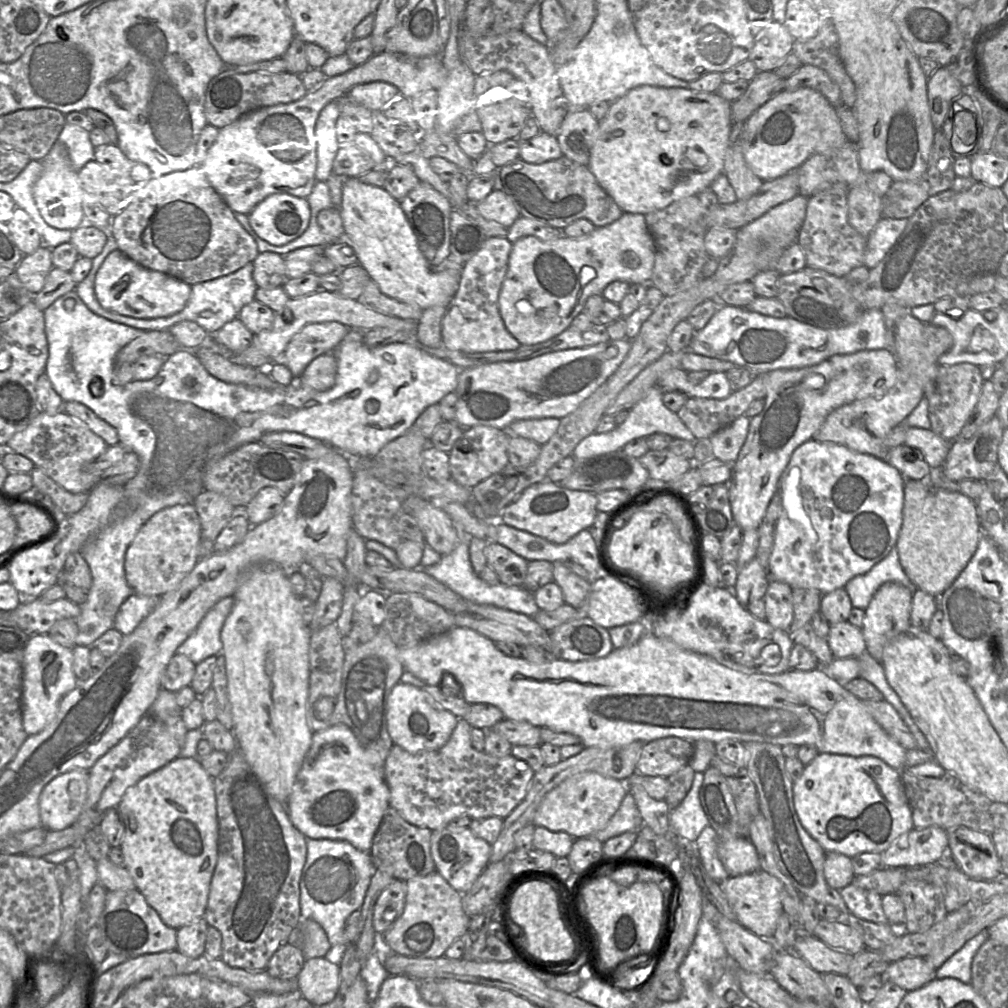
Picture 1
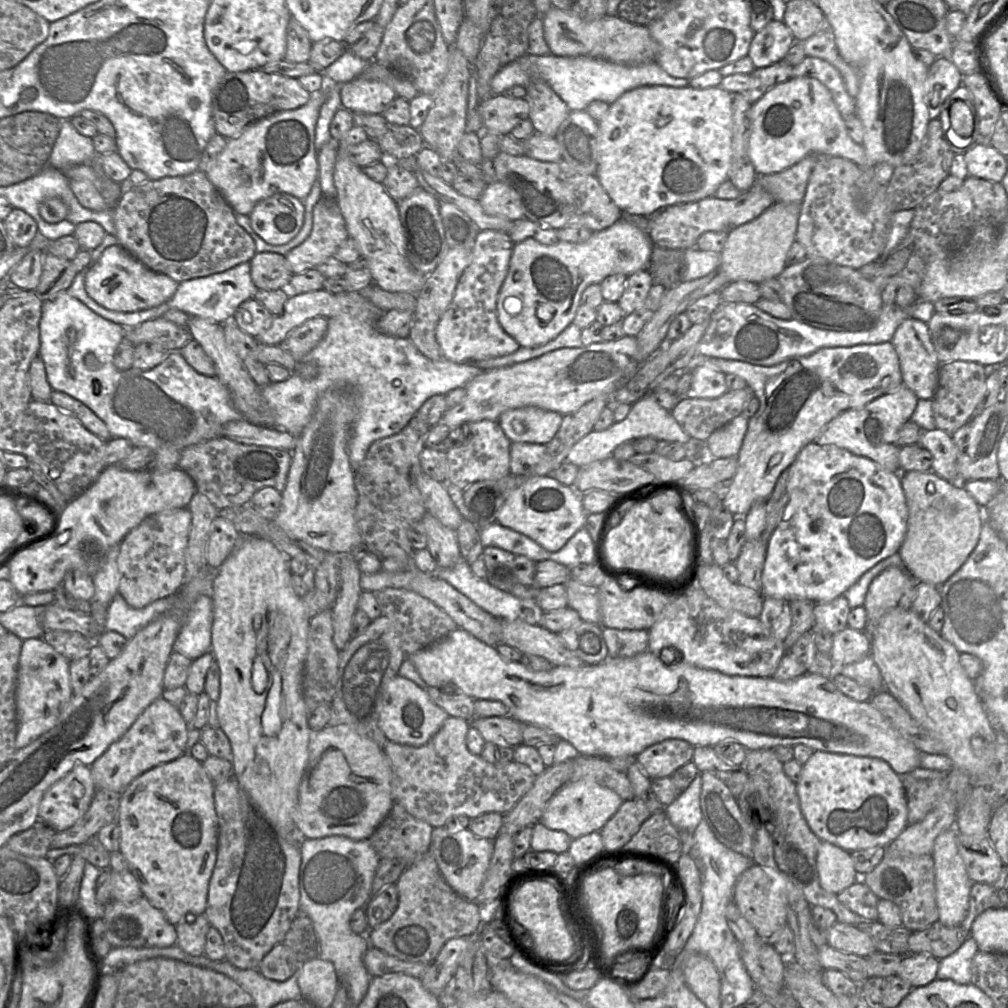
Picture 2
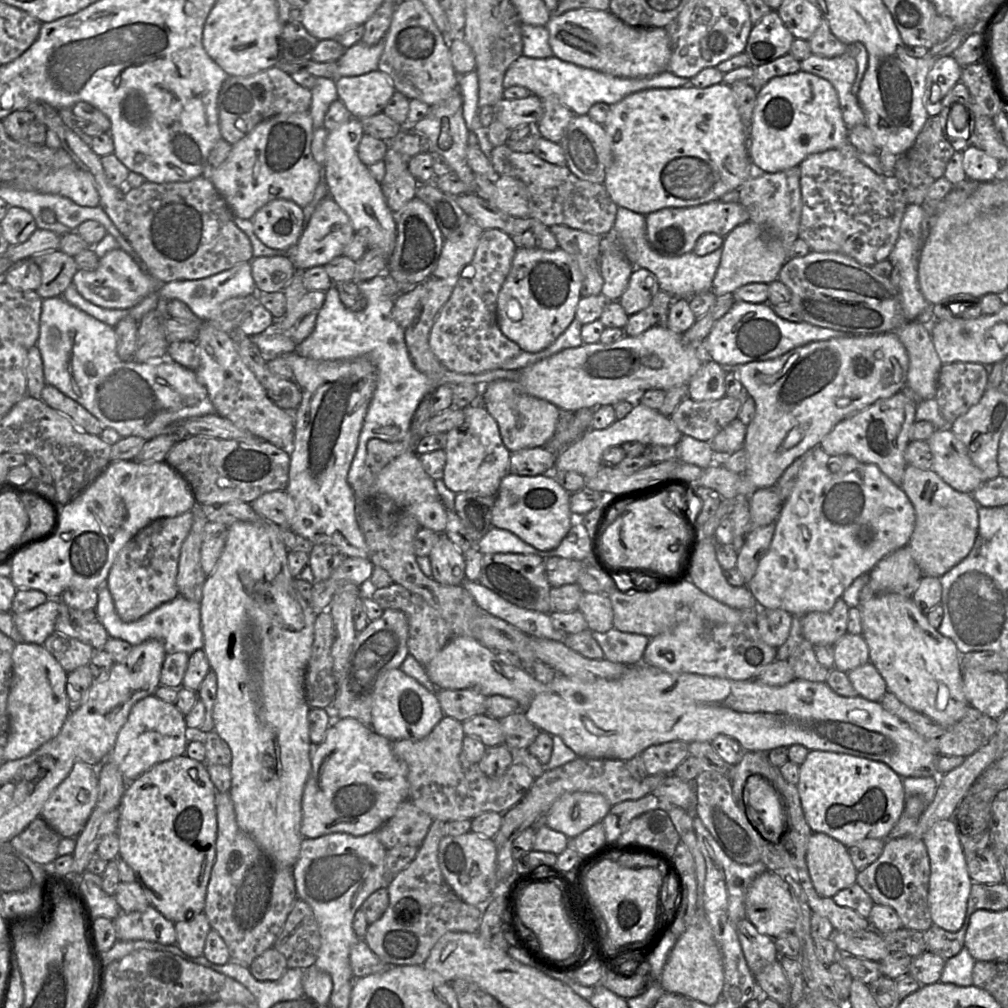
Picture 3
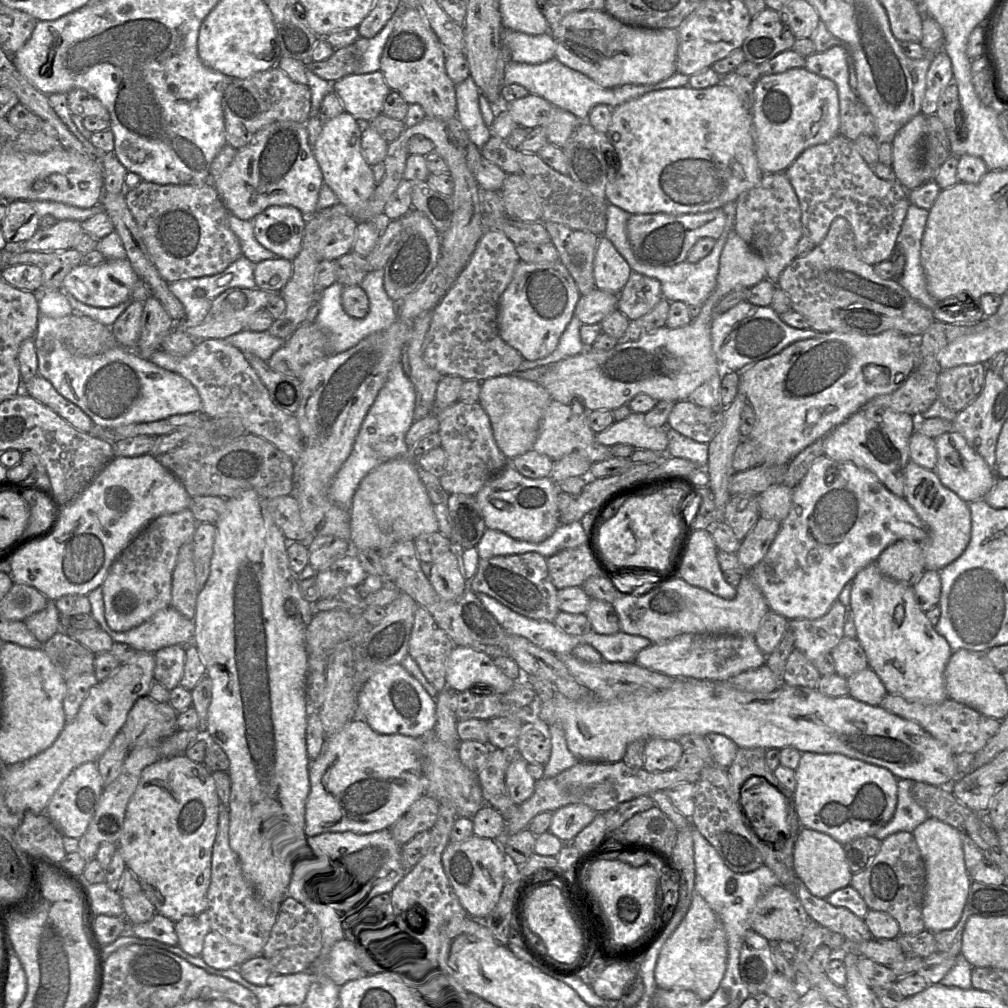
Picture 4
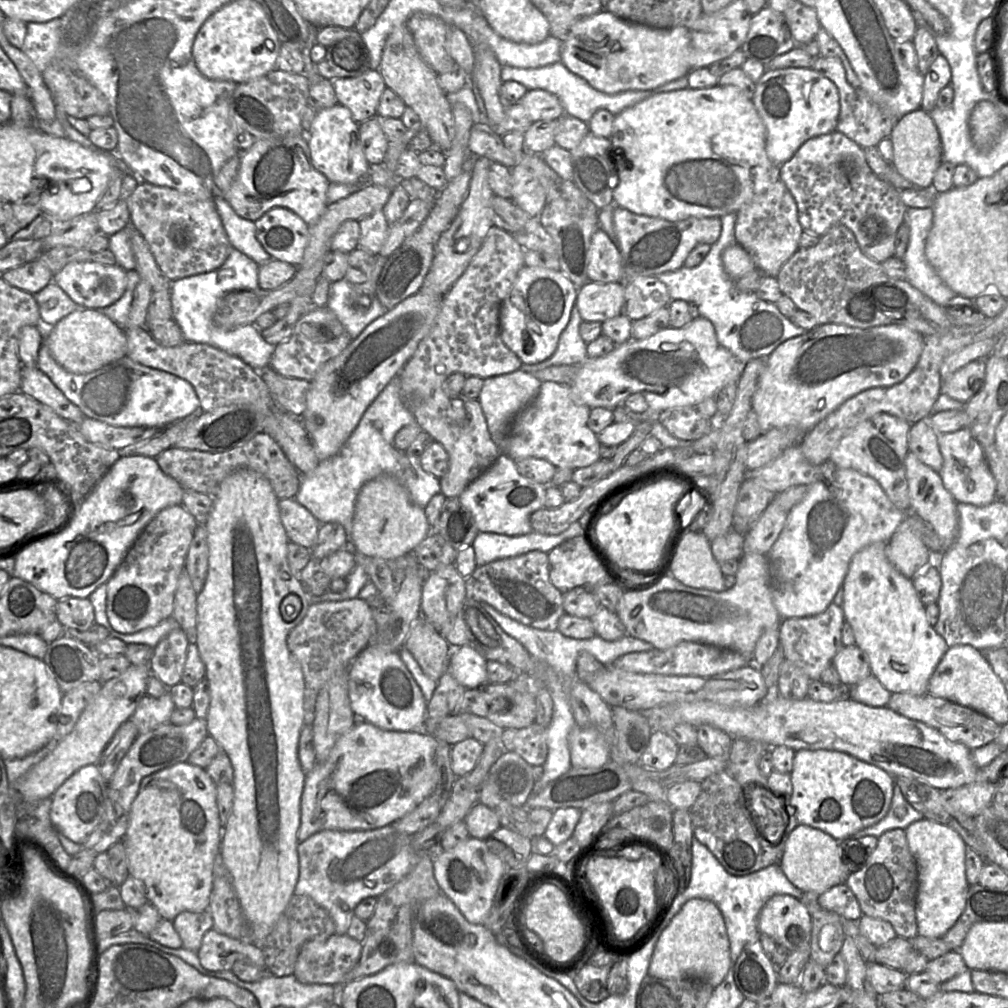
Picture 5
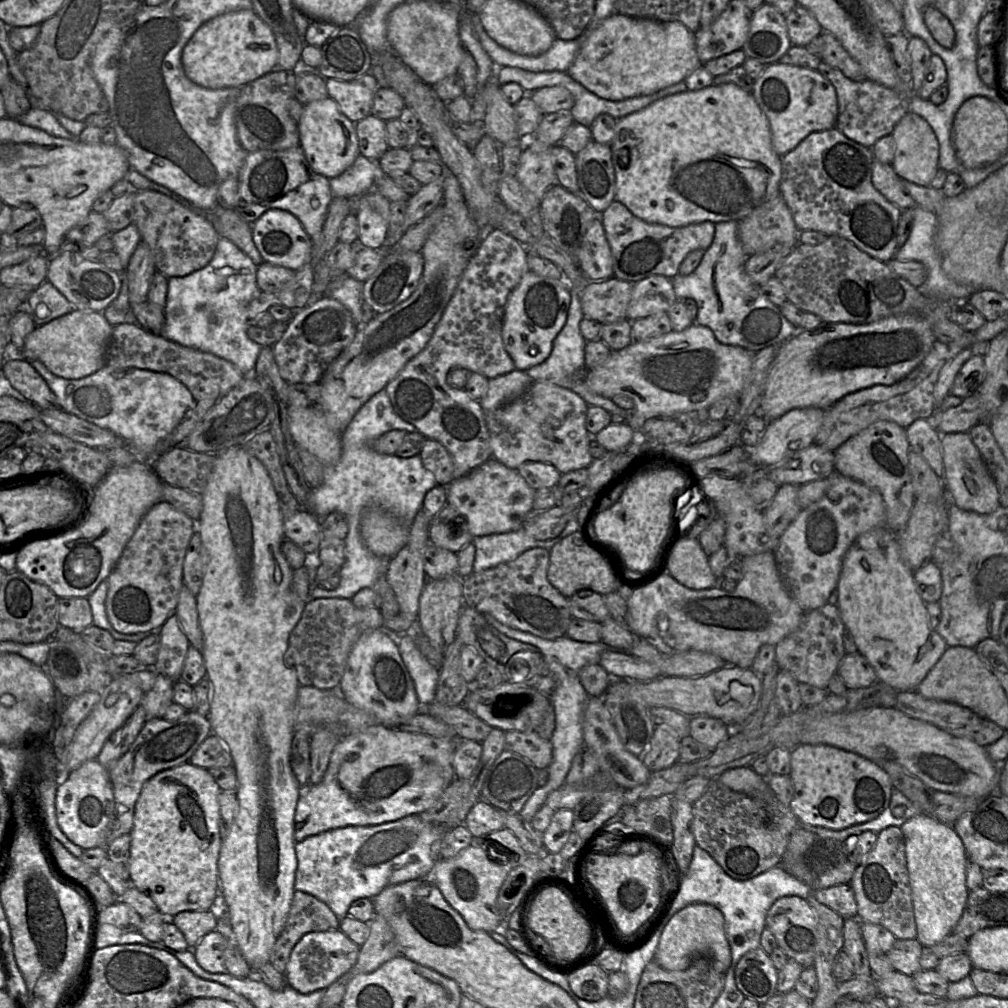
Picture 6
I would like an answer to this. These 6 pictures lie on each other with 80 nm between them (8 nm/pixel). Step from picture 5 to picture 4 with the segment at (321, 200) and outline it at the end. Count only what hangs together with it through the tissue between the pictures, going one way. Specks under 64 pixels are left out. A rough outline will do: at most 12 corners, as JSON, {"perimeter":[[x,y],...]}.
{"perimeter":[[305,123],[257,131],[213,186],[229,213],[317,212]]}

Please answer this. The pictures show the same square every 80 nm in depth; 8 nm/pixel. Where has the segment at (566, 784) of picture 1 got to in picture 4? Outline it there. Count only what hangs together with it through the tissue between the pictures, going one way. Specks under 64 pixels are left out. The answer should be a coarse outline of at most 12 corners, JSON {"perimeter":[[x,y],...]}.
{"perimeter":[[570,804],[553,813],[549,832],[563,843],[587,827],[598,812]]}

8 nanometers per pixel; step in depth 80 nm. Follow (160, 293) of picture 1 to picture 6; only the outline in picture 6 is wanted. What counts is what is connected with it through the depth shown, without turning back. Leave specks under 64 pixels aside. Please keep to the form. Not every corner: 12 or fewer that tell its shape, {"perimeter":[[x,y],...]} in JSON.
{"perimeter":[[71,251],[47,280],[77,309],[103,312],[121,273]]}

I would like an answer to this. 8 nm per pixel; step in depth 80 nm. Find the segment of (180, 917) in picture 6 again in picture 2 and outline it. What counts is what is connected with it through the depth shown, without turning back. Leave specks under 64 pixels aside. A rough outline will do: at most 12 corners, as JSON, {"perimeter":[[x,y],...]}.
{"perimeter":[[205,914],[175,926],[176,945],[204,954],[210,924]]}

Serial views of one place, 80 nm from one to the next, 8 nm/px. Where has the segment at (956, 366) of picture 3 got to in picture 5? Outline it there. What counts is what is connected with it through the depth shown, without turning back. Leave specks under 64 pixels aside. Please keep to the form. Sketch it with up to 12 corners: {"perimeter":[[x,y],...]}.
{"perimeter":[[985,359],[942,381],[941,393],[966,403],[985,380]]}

